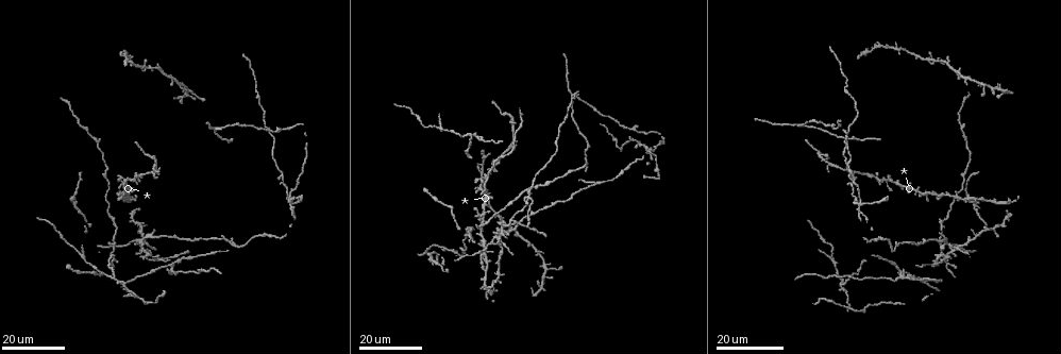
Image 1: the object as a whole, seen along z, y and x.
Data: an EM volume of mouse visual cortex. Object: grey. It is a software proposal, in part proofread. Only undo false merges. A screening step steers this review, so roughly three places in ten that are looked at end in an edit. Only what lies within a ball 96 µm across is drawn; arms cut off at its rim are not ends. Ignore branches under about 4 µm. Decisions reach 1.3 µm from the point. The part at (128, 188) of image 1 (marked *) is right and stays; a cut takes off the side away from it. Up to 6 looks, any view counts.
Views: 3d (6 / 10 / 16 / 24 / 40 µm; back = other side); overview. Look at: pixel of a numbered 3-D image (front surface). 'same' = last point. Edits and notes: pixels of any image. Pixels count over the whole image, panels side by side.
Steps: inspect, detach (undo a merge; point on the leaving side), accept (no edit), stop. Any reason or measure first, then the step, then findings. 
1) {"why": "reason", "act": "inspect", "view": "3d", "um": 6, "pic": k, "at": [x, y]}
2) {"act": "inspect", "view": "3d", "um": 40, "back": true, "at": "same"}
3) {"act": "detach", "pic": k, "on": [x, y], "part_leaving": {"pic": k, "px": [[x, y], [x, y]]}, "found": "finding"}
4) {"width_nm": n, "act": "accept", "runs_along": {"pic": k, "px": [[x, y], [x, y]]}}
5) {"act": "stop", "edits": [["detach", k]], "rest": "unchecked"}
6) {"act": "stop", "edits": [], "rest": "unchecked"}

{"why": "four or more arms meet", "act": "inspect", "view": "3d", "um": 24, "pic": 1, "at": [494, 238]}

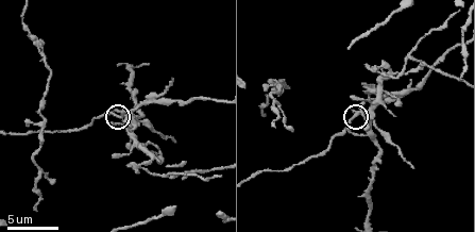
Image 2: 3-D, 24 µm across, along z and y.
{"why": "zoom in", "act": "inspect", "view": "3d", "um": 6, "pic": 2, "at": [119, 111]}

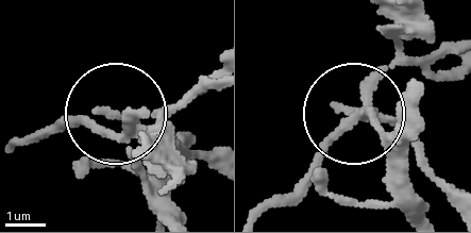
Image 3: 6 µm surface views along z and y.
{"side_arm_um": 51, "act": "detach", "pic": 3, "on": [153, 116], "part_leaving": {"pic": 3, "px": [[131, 139], [144, 115], [212, 88]]}, "found": "two cells meet here"}

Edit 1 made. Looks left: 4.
{"act": "inspect", "view": "3d", "um": 24, "pic": 1, "at": [115, 280]}

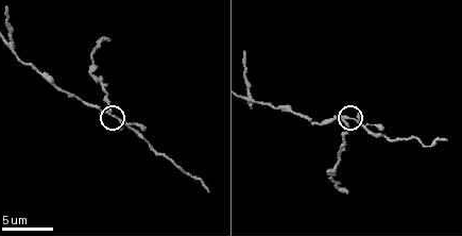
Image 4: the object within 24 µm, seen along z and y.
{"why": "zoom in", "act": "inspect", "view": "3d", "um": 10, "pic": 4, "at": [346, 119]}

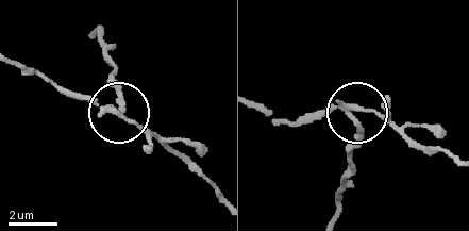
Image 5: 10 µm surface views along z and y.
{"act": "detach", "pic": 5, "on": [119, 99], "part_leaving": {"pic": 5, "px": [[344, 111], [355, 143], [337, 212]]}, "found": "two cells meet here"}

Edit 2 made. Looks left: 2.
{"act": "stop", "edits": [["detach", 3], ["detach", 5]], "rest": "unchecked"}

